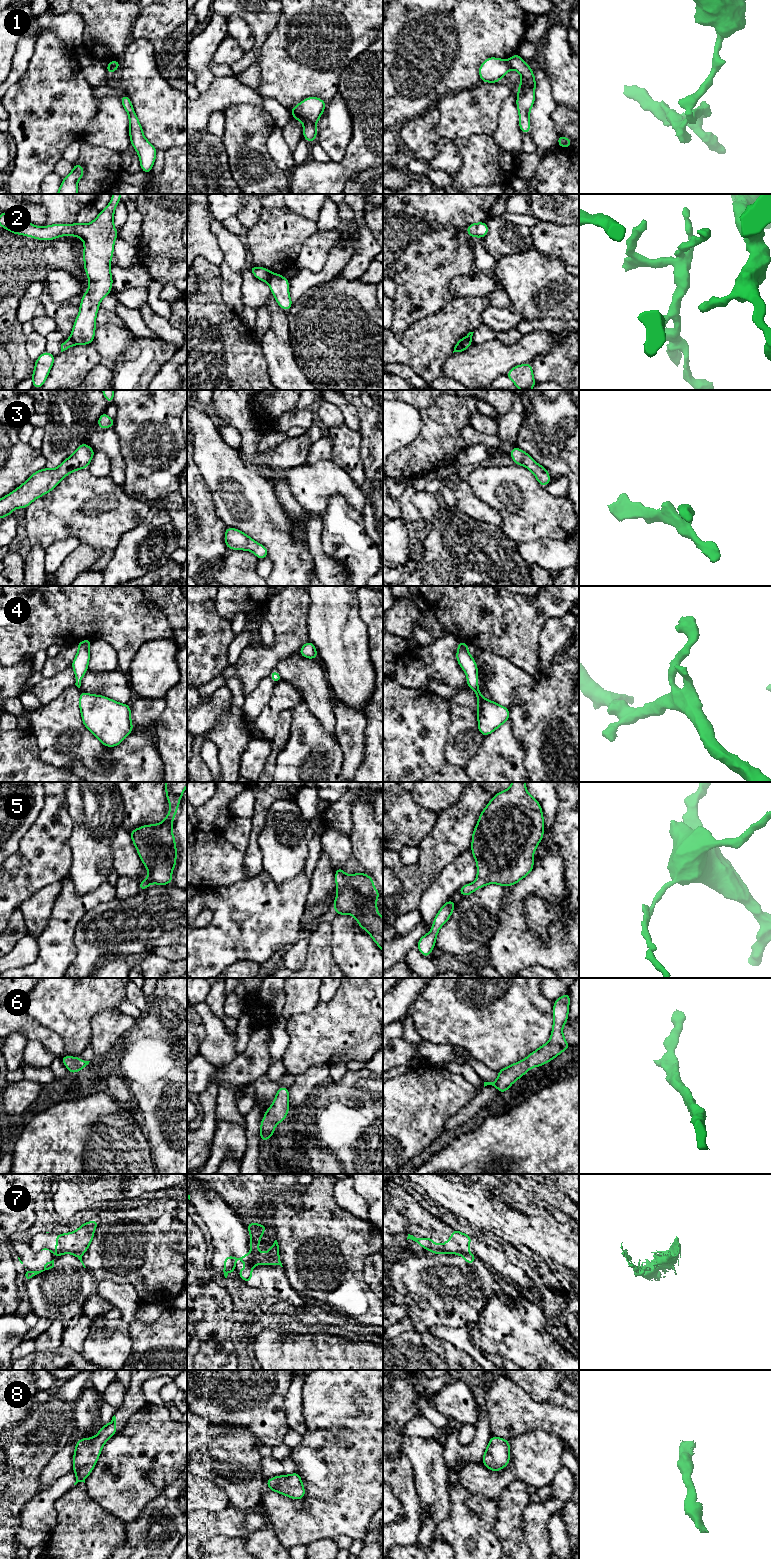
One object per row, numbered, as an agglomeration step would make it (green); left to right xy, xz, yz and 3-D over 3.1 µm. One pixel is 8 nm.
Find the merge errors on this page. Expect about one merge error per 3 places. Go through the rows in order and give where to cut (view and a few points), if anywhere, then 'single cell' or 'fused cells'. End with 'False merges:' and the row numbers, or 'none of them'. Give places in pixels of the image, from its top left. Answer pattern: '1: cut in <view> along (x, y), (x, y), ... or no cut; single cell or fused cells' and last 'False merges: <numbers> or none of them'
1: cut in xz along (304, 123), (315, 124); fused cells
2: cut in xz along (272, 273), (266, 281); fused cells
3: no cut; single cell
4: no cut; single cell
5: no cut; single cell
6: no cut; single cell
7: cut in xz along (269, 1251), (272, 1263); fused cells
8: no cut; single cell
False merges: 1, 2, 7

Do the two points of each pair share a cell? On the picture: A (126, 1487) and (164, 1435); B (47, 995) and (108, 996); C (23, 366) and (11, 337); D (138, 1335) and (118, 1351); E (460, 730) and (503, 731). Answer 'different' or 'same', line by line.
A: same
B: same
C: same
D: different
E: different

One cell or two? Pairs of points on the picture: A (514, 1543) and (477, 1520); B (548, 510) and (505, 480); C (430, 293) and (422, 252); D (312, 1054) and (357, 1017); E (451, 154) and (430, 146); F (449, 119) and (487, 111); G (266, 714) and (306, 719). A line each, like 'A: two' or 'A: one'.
A: two
B: one
C: one
D: one
E: two
F: one
G: two

